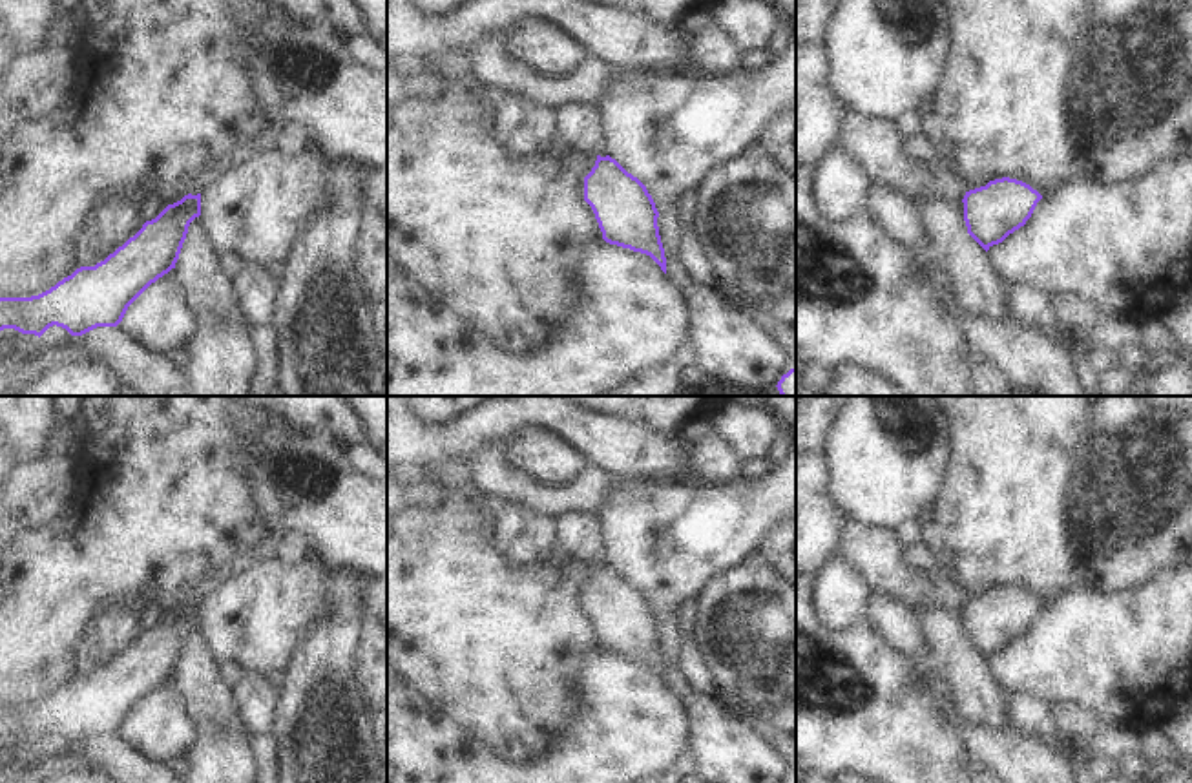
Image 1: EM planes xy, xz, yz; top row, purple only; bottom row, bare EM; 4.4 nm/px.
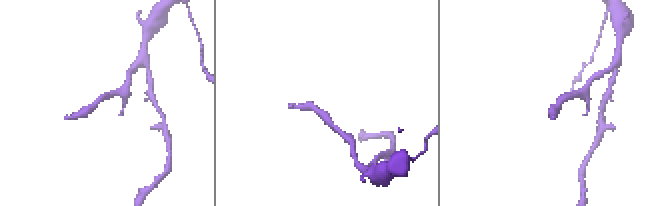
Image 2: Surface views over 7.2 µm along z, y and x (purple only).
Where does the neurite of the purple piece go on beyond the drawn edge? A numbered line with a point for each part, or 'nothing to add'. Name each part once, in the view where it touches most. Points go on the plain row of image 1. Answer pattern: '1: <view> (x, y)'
nothing to add

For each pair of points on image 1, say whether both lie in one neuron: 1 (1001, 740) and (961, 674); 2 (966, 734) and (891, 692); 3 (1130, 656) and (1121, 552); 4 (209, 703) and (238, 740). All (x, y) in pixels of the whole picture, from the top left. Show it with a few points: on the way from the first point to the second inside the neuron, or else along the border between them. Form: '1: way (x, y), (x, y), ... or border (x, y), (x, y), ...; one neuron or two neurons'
1: border (957, 698), (970, 716), (988, 723), (1006, 721); two neurons
2: border (913, 687), (931, 701), (939, 720), (966, 754); two neurons
3: border (1163, 570), (1132, 590), (1110, 594), (1081, 590); two neurons
4: border (240, 714), (230, 716), (216, 732), (203, 732); two neurons

